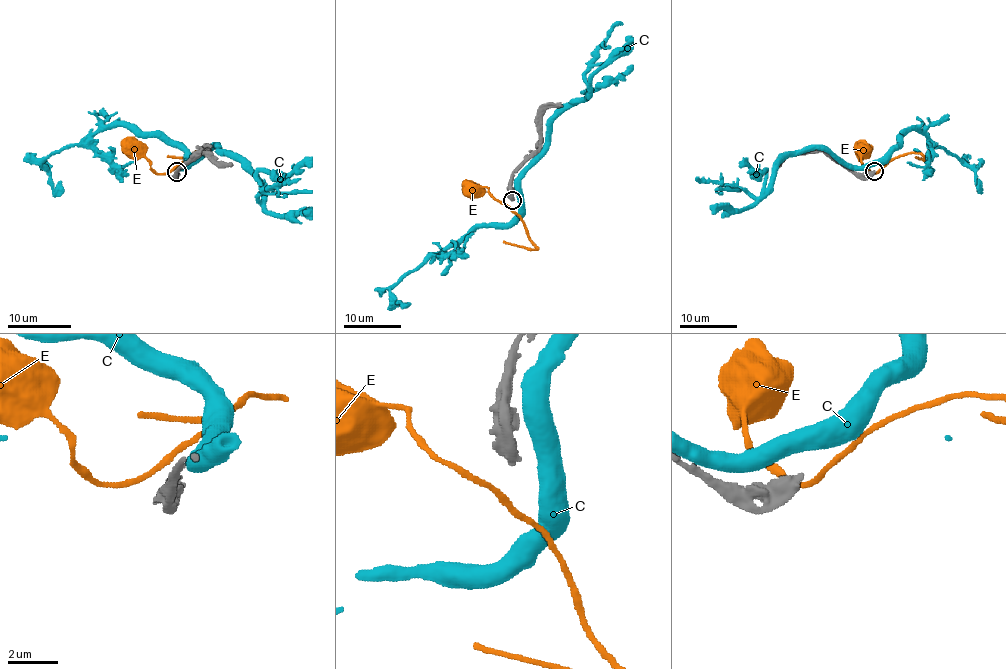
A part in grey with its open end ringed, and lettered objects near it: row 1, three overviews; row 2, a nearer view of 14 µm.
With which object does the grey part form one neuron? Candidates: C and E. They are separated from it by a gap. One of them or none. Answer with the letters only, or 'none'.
none

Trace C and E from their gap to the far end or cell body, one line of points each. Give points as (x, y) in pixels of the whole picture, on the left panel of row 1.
C: (183, 166), (194, 163), (211, 147), (227, 150), (258, 182), (261, 201), (259, 196), (266, 190), (301, 179)
E: (175, 169), (194, 152), (202, 152), (203, 155), (194, 158), (167, 156)

